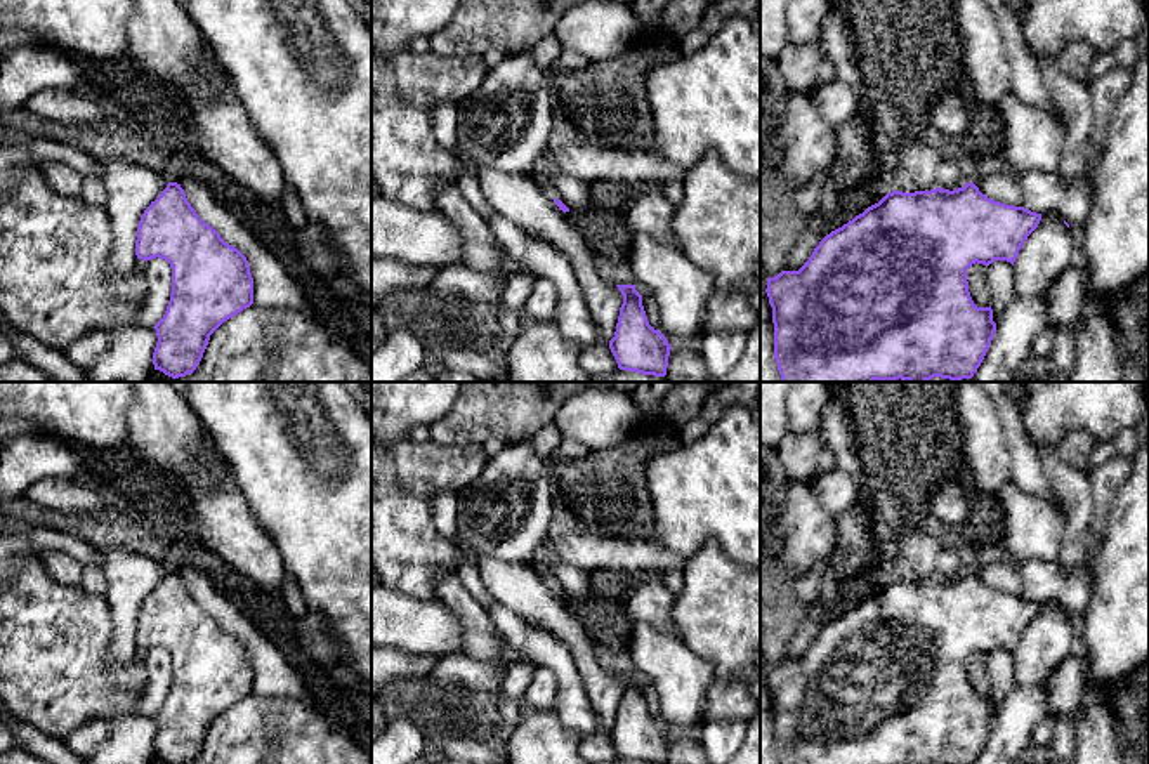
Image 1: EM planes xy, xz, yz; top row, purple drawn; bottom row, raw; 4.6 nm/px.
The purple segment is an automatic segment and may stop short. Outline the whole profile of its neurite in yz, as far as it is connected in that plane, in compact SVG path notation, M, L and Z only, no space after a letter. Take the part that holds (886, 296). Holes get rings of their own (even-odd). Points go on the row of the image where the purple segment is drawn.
M974 182L958 189L887 193L878 203L826 234L798 271L767 278L772 307L774 358L781 382L927 382L934 377L972 379L996 332L993 309L977 307L968 292L967 269L995 260L1014 266L1041 214L1005 205L982 194Z

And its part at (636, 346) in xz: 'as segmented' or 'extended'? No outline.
as segmented

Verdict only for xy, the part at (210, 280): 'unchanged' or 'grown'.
unchanged

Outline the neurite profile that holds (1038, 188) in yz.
M1092 168L1071 182L1060 182L1054 172L1040 170L1019 174L1017 179L1024 194L1024 208L1036 214L1057 208L1069 224L1069 229L1080 234L1095 194Z

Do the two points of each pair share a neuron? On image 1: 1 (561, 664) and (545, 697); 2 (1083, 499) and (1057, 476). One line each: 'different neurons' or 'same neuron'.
1: different neurons
2: same neuron

